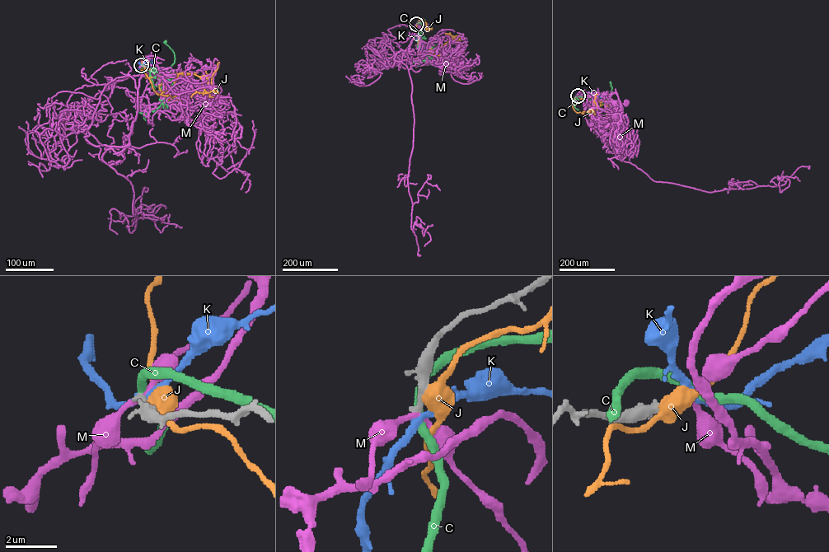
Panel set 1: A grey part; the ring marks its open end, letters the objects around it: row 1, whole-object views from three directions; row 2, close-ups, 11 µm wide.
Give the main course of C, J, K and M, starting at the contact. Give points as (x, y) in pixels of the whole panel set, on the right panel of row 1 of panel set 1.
C: (578, 95), (607, 97), (609, 101), (612, 87), (610, 82)
J: (578, 95), (575, 99), (608, 99), (609, 102), (592, 101), (592, 109)
K: (578, 95), (597, 97), (588, 91)
M: (578, 95), (586, 95), (591, 100), (601, 103), (626, 103)

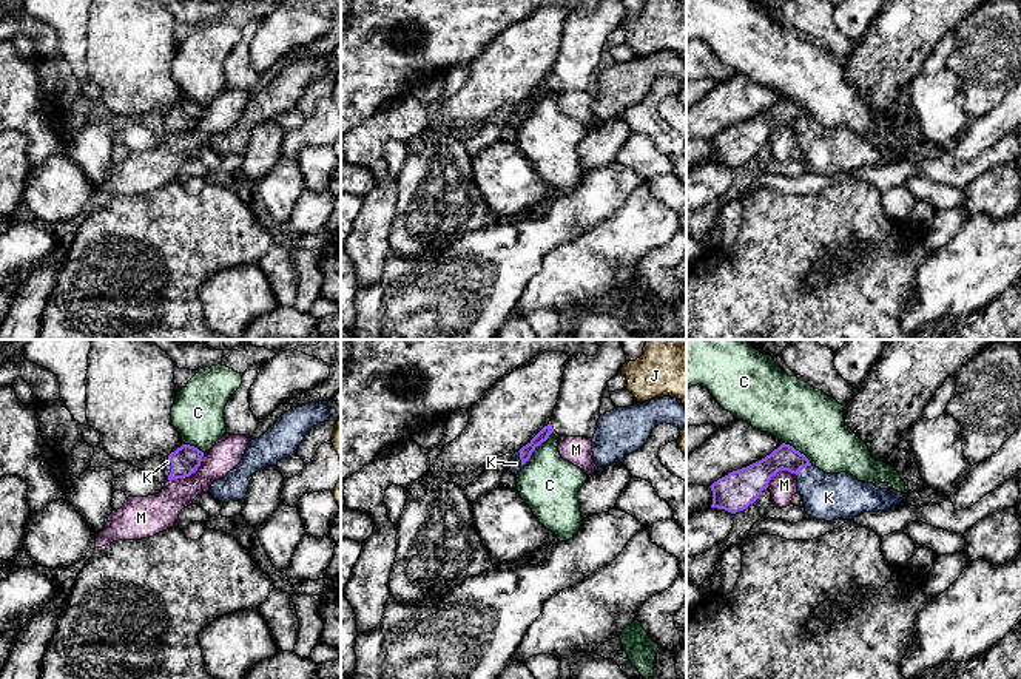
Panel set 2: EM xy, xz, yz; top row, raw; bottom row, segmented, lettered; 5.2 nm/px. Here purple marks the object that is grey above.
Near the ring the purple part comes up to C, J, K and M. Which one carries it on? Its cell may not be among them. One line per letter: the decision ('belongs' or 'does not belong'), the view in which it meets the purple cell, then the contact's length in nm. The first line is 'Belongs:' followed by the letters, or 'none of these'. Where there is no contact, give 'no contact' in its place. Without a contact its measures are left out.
Belongs: K
C: does not belong | xz | 260 nm
J: does not belong | no contact
K: belongs | yz | 100 nm
M: does not belong | xy | 240 nm

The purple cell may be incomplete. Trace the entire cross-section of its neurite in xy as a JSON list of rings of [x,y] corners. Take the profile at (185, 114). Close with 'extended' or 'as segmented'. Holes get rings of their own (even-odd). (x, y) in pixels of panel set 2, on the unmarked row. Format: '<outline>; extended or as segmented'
[[[182,99],[168,111],[165,111],[167,134],[177,134],[190,131],[200,120],[204,106],[194,100]]]; extended

